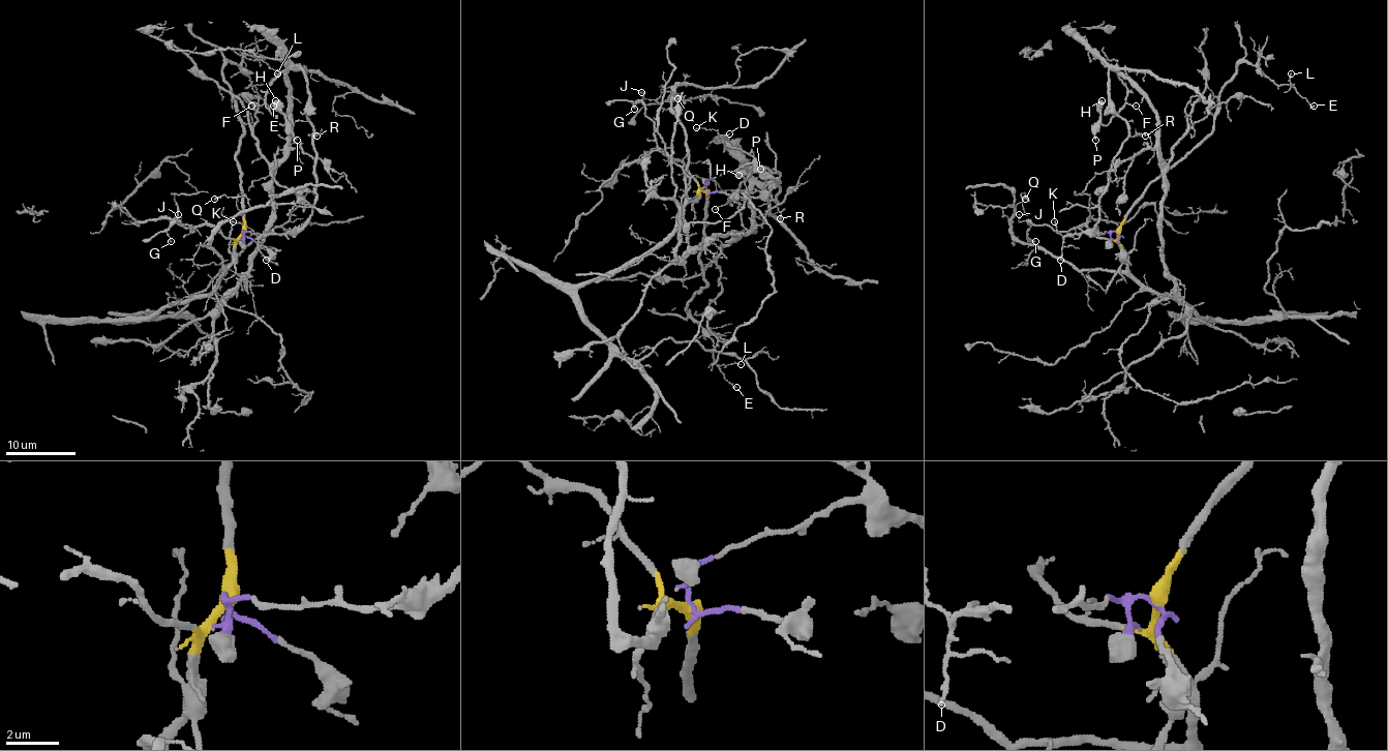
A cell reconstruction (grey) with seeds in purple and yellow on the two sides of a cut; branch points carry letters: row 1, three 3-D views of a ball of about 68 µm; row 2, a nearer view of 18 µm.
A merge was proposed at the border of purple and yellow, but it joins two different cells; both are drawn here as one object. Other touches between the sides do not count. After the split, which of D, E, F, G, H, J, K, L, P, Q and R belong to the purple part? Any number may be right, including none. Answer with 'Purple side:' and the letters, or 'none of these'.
Purple side: D, F, H, K, P, R

